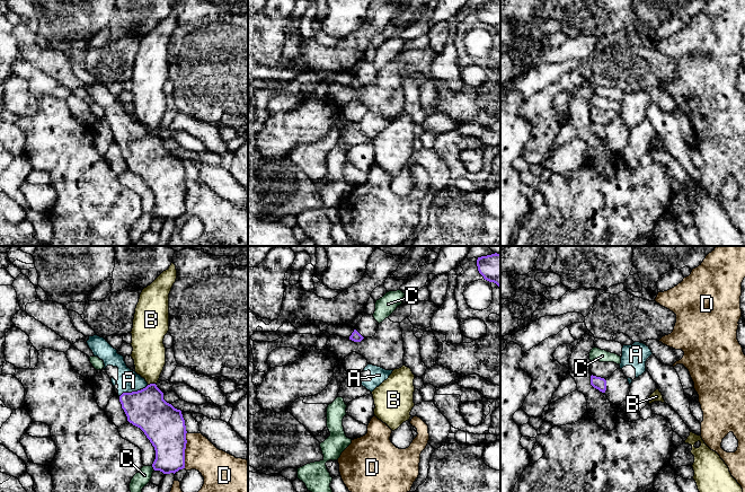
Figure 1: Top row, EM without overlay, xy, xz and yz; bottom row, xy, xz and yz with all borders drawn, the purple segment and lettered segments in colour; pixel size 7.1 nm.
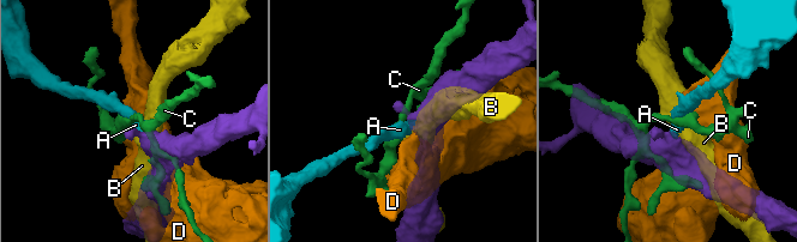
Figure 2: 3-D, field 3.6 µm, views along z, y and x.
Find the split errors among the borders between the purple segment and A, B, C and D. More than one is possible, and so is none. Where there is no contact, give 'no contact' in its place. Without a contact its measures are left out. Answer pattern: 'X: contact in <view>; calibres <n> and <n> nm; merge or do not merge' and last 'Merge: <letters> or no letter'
A: contact in xy; calibres 280 and 160 nm; merge
B: contact in xy; calibres 280 and 240 nm; do not merge
C: contact in xy; calibres 260 and 110 nm; do not merge
D: contact in xy; calibres 300 and 240 nm; do not merge
Merge: A

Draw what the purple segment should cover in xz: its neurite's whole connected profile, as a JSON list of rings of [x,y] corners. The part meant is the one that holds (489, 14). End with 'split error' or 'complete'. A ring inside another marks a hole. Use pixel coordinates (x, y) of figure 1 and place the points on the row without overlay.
[[[500,1],[478,5],[477,14],[485,27],[496,30],[500,36]]]; complete

